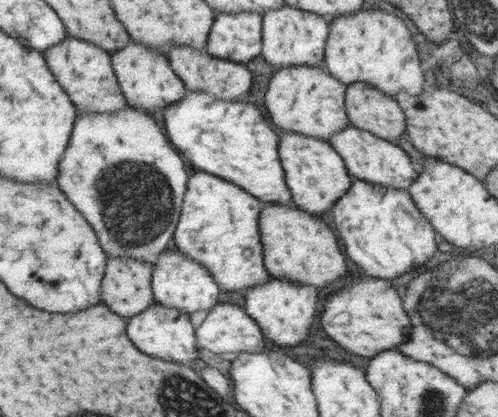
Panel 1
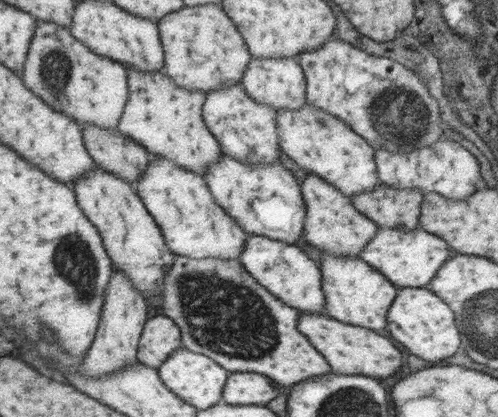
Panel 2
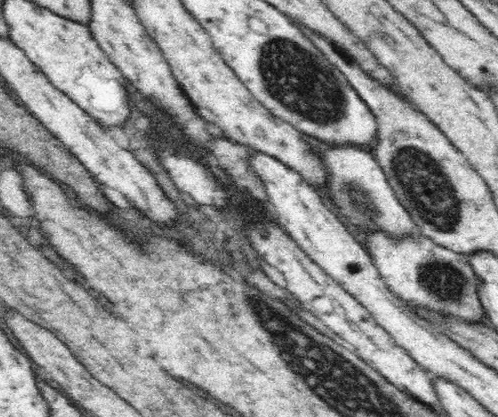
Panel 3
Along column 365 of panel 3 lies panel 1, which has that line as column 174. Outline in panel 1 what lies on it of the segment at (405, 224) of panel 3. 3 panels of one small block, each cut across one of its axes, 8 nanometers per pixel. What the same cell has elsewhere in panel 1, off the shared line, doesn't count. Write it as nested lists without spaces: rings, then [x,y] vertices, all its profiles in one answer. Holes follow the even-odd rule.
[[[127,104],[113,114],[77,112],[69,142],[57,164],[55,182],[65,192],[65,196],[77,206],[77,210],[87,218],[107,256],[143,258],[149,264],[153,264],[151,258],[159,256],[169,246],[167,242],[173,234],[175,222],[179,222],[183,196],[187,192],[185,184],[189,182],[179,154],[171,146],[167,146],[161,128],[155,120],[151,120],[147,112],[149,110],[141,110]]]

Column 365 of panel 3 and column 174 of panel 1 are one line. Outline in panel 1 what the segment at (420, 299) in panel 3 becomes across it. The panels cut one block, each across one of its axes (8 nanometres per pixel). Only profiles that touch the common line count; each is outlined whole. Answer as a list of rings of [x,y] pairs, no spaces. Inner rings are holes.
[[[193,170],[173,232],[173,248],[205,264],[223,290],[245,292],[255,284],[265,284],[269,276],[267,268],[263,268],[265,264],[261,264],[261,232],[257,232],[259,204],[261,200],[243,190],[243,186],[235,186],[235,182],[225,182],[221,176],[203,170]]]

